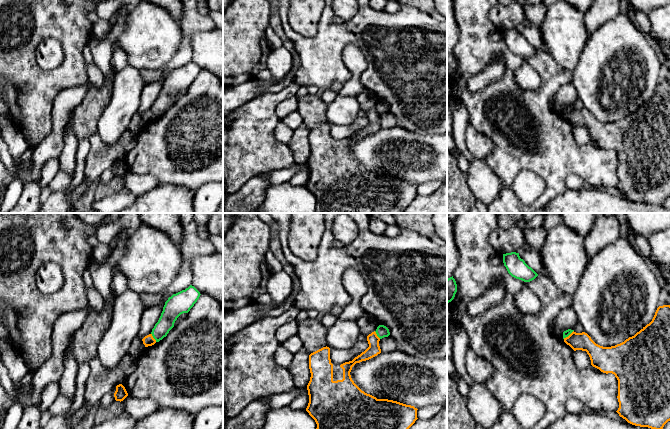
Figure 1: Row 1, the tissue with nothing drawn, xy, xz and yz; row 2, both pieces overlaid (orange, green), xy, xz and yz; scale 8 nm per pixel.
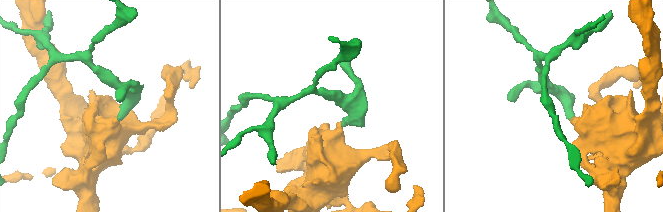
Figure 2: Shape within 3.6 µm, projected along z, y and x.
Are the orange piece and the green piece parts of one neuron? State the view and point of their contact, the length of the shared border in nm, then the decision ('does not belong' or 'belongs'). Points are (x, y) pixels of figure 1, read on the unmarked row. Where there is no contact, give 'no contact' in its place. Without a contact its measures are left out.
xy (152, 113) | 80 nm | does not belong

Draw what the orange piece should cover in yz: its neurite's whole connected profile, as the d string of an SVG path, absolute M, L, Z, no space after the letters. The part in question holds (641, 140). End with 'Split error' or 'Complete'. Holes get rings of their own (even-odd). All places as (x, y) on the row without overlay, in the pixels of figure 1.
M670 81L659 82L649 100L615 122L600 122L587 109L574 107L564 118L574 127L586 127L593 143L615 151L619 178L616 188L628 199L661 206L670 197Z. Complete

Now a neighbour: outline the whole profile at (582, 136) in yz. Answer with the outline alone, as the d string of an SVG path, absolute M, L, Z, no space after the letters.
M576 126L573 130L575 141L578 144L586 144L591 141L591 136L586 127Z

